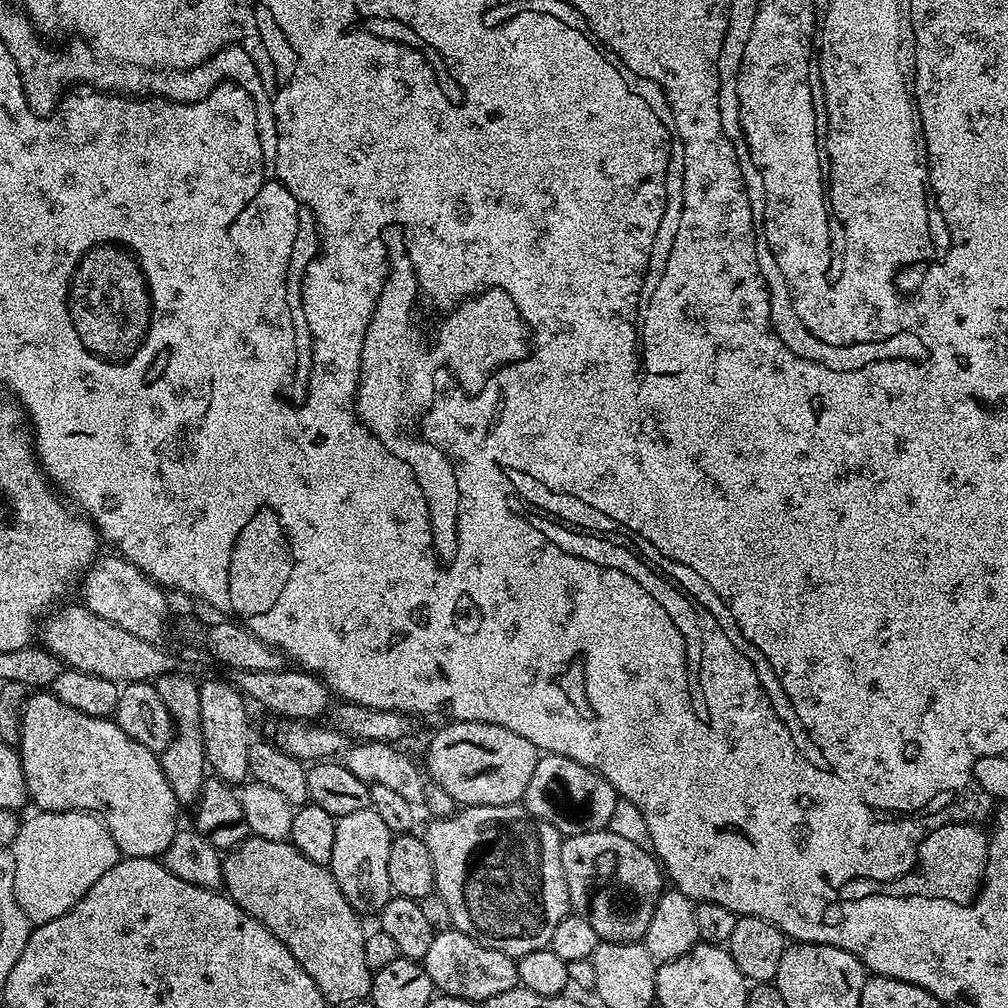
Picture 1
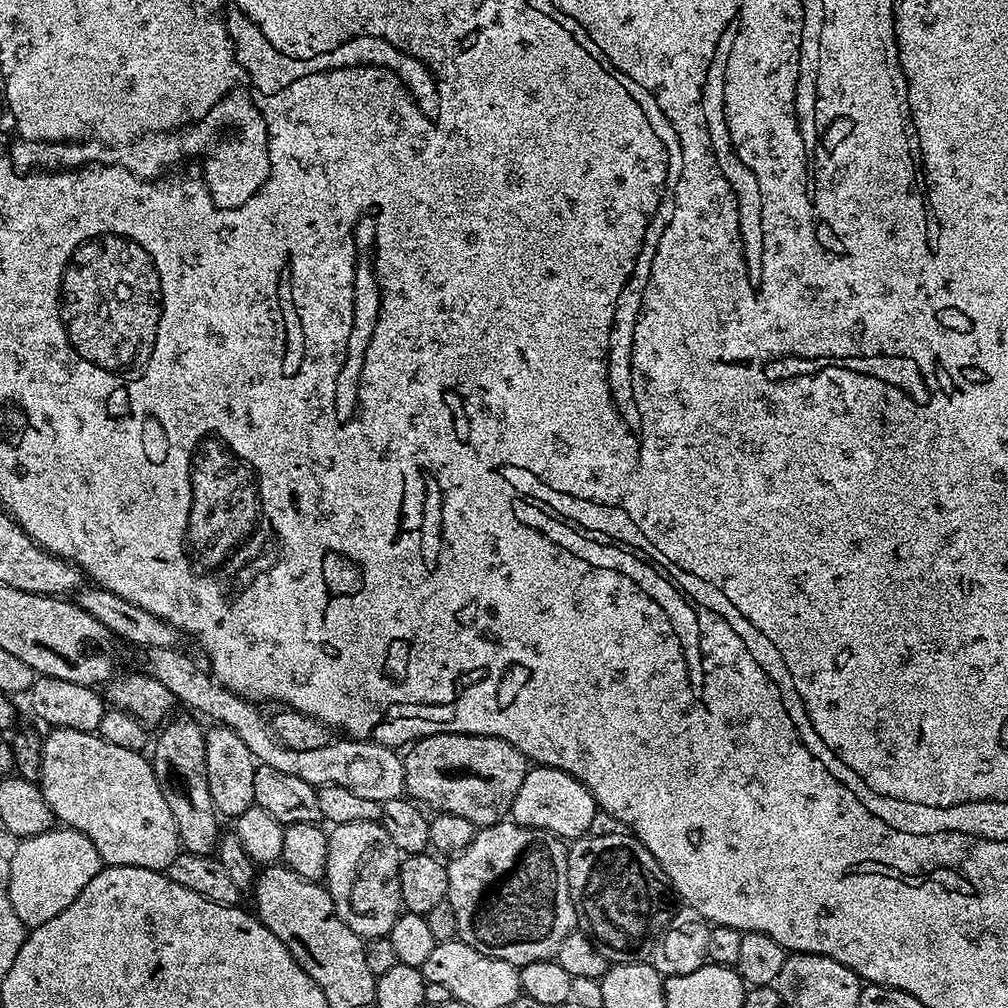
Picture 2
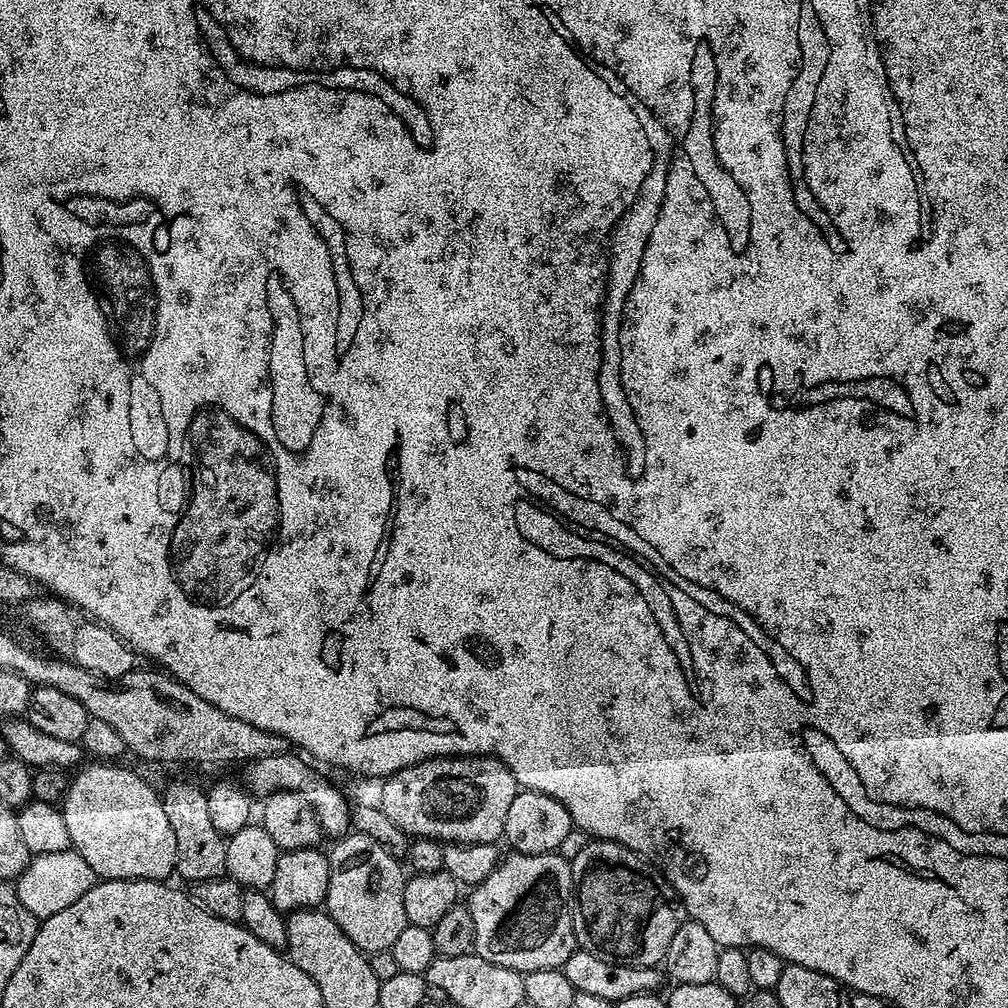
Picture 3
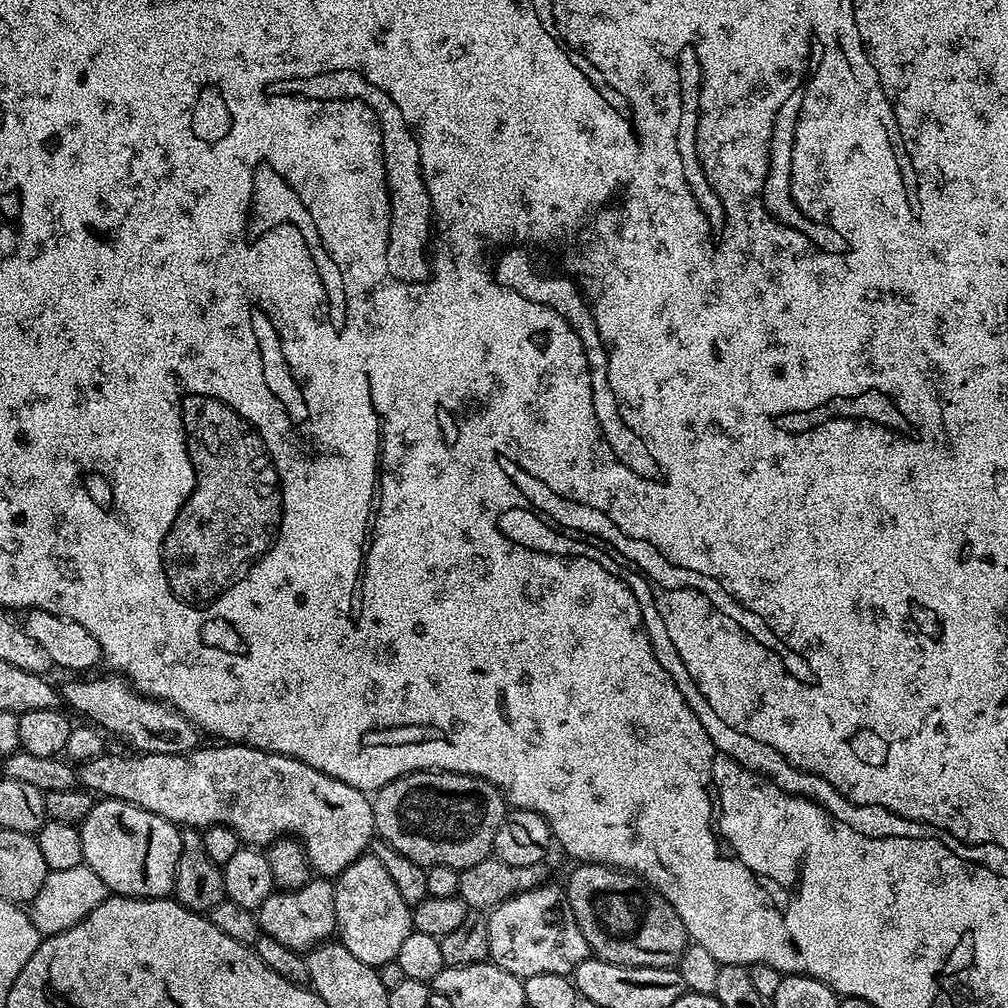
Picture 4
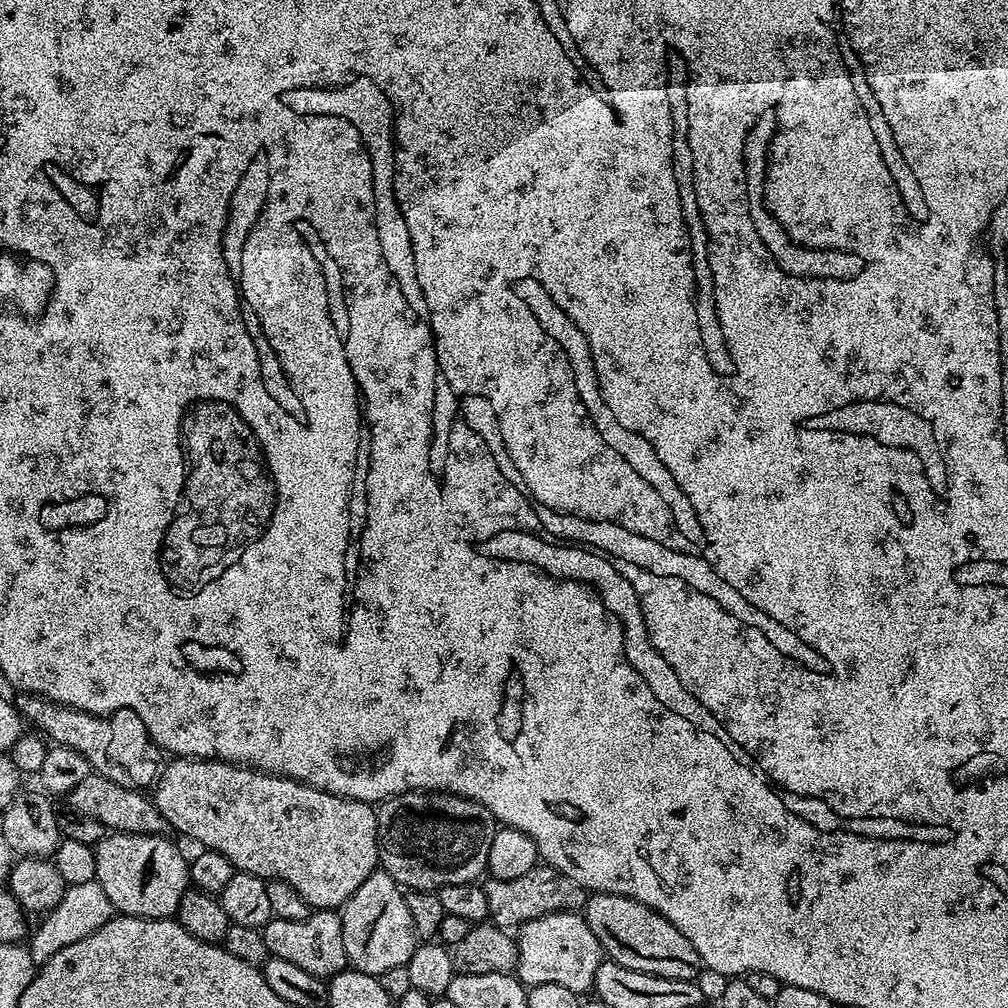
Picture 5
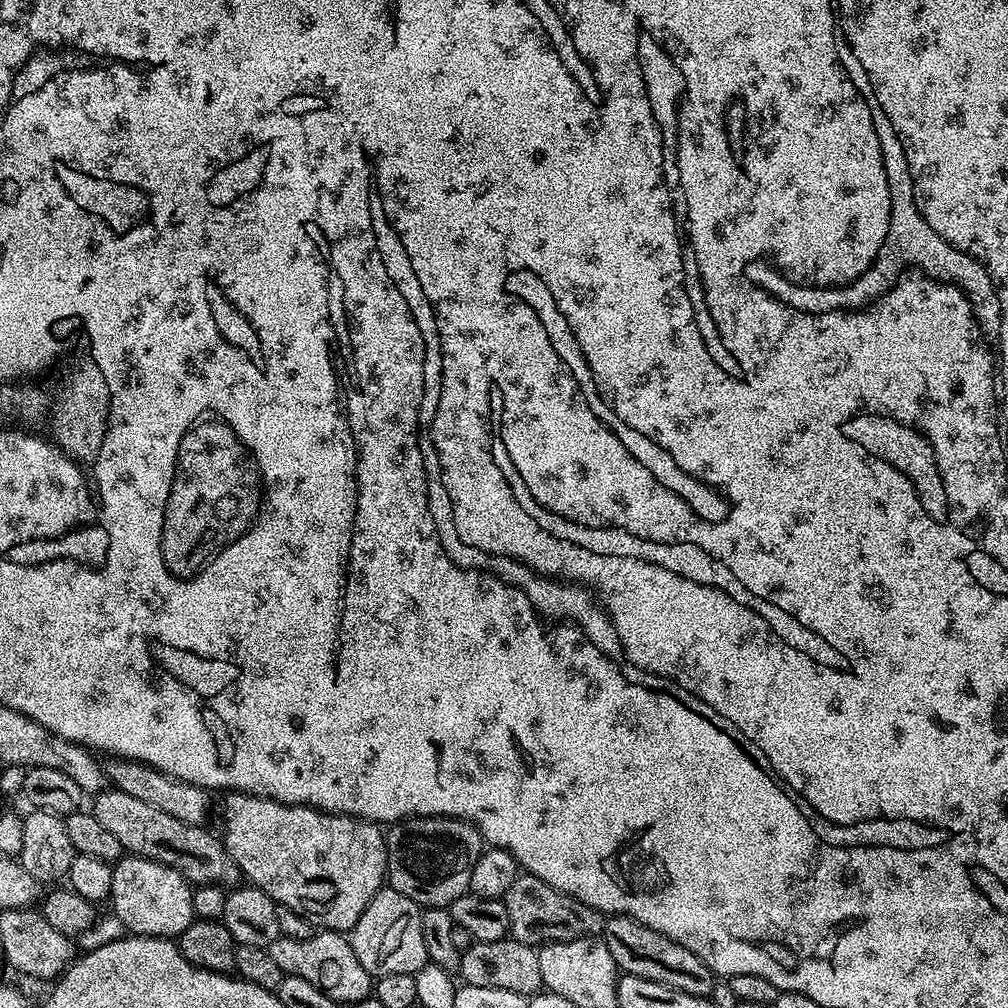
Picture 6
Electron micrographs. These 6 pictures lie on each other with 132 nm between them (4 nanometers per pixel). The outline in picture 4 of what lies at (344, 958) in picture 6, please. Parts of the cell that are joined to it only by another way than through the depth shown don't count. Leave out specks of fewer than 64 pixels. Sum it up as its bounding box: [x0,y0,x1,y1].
[256,878,337,953]

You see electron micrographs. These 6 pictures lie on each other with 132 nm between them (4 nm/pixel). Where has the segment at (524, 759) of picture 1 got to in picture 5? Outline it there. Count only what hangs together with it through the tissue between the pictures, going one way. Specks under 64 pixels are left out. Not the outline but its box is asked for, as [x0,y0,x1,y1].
[376,792,498,893]

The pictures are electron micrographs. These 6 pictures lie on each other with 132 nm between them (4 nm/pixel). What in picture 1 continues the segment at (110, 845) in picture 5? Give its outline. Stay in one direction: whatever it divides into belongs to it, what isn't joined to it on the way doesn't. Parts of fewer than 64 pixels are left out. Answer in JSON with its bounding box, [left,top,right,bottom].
[18,690,178,857]

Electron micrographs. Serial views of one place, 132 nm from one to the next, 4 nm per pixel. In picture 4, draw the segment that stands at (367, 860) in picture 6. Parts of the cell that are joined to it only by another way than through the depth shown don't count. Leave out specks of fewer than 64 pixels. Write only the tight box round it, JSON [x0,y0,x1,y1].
[78,742,376,878]

